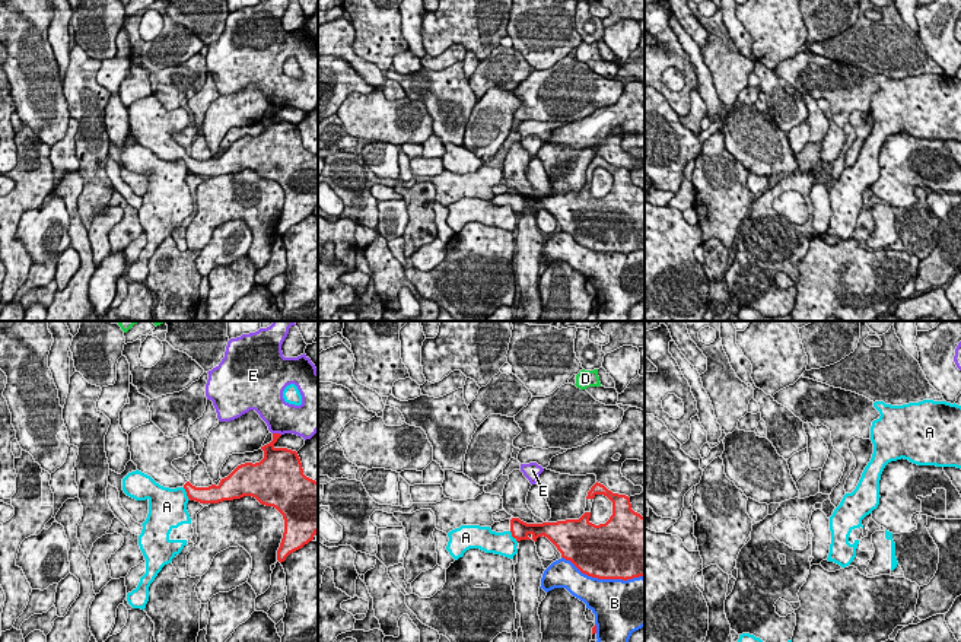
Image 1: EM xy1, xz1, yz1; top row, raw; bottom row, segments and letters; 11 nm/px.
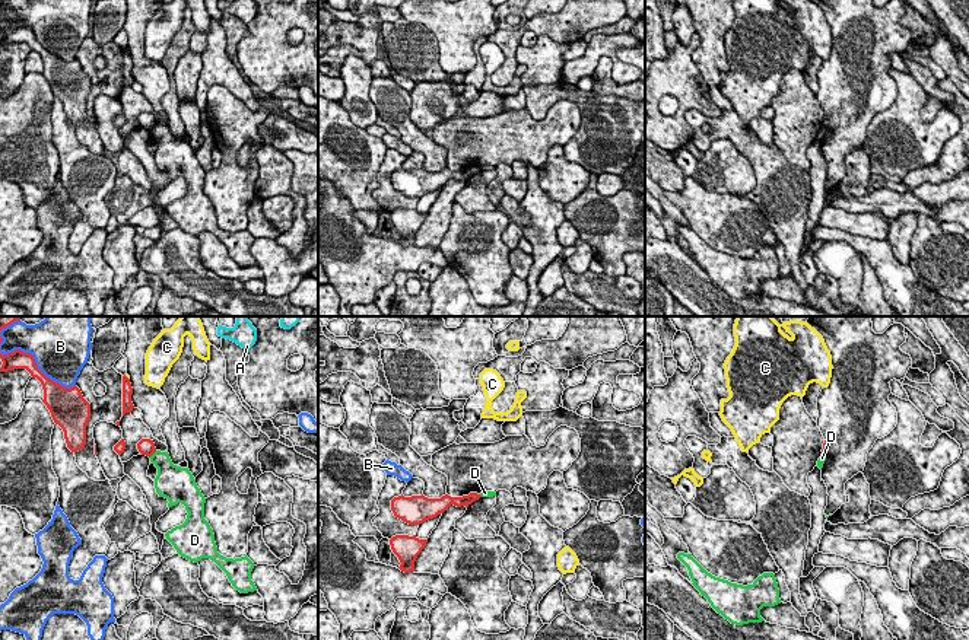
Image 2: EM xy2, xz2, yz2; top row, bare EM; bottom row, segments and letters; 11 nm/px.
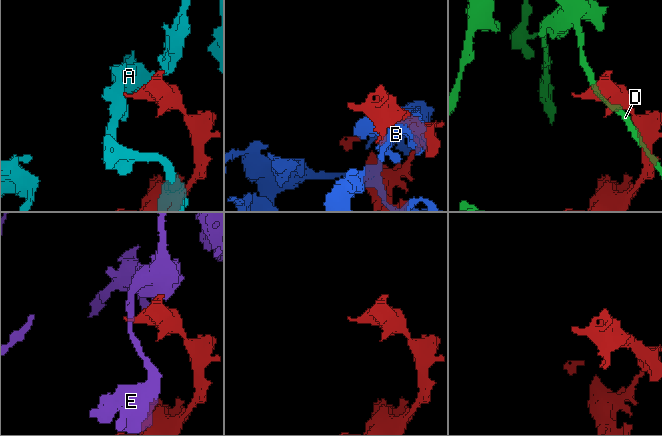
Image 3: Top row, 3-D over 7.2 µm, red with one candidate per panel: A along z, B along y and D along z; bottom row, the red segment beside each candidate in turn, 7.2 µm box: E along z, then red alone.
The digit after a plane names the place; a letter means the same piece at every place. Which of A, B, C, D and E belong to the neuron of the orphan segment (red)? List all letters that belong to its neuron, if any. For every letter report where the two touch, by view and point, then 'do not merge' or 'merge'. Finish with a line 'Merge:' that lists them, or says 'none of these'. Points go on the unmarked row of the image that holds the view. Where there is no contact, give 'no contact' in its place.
A: contact xy1 (187, 167); do not merge
B: contact xz1 (602, 251); do not merge
C: contact xy2 (127, 51); do not merge
D: contact xy2 (152, 127); do not merge
E: contact xy1 (277, 107); do not merge
Merge: none of these

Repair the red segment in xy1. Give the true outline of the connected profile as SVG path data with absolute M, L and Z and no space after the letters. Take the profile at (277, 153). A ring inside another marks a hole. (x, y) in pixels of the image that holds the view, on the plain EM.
M153 95L141 98L128 107L128 120L131 134L137 143L150 149L163 160L184 160L190 174L200 177L219 177L223 174L241 172L244 169L255 171L261 178L276 181L284 193L284 206L277 223L277 233L281 236L286 231L302 222L314 213L318 206L318 155L303 147L302 136L296 124L287 121L276 121L274 117L280 107L273 107L273 114L261 123L264 131L260 136L245 136L238 139L220 156L209 160L192 159L185 147L179 146L172 134L182 131L190 124L190 112L184 108L168 111Z

